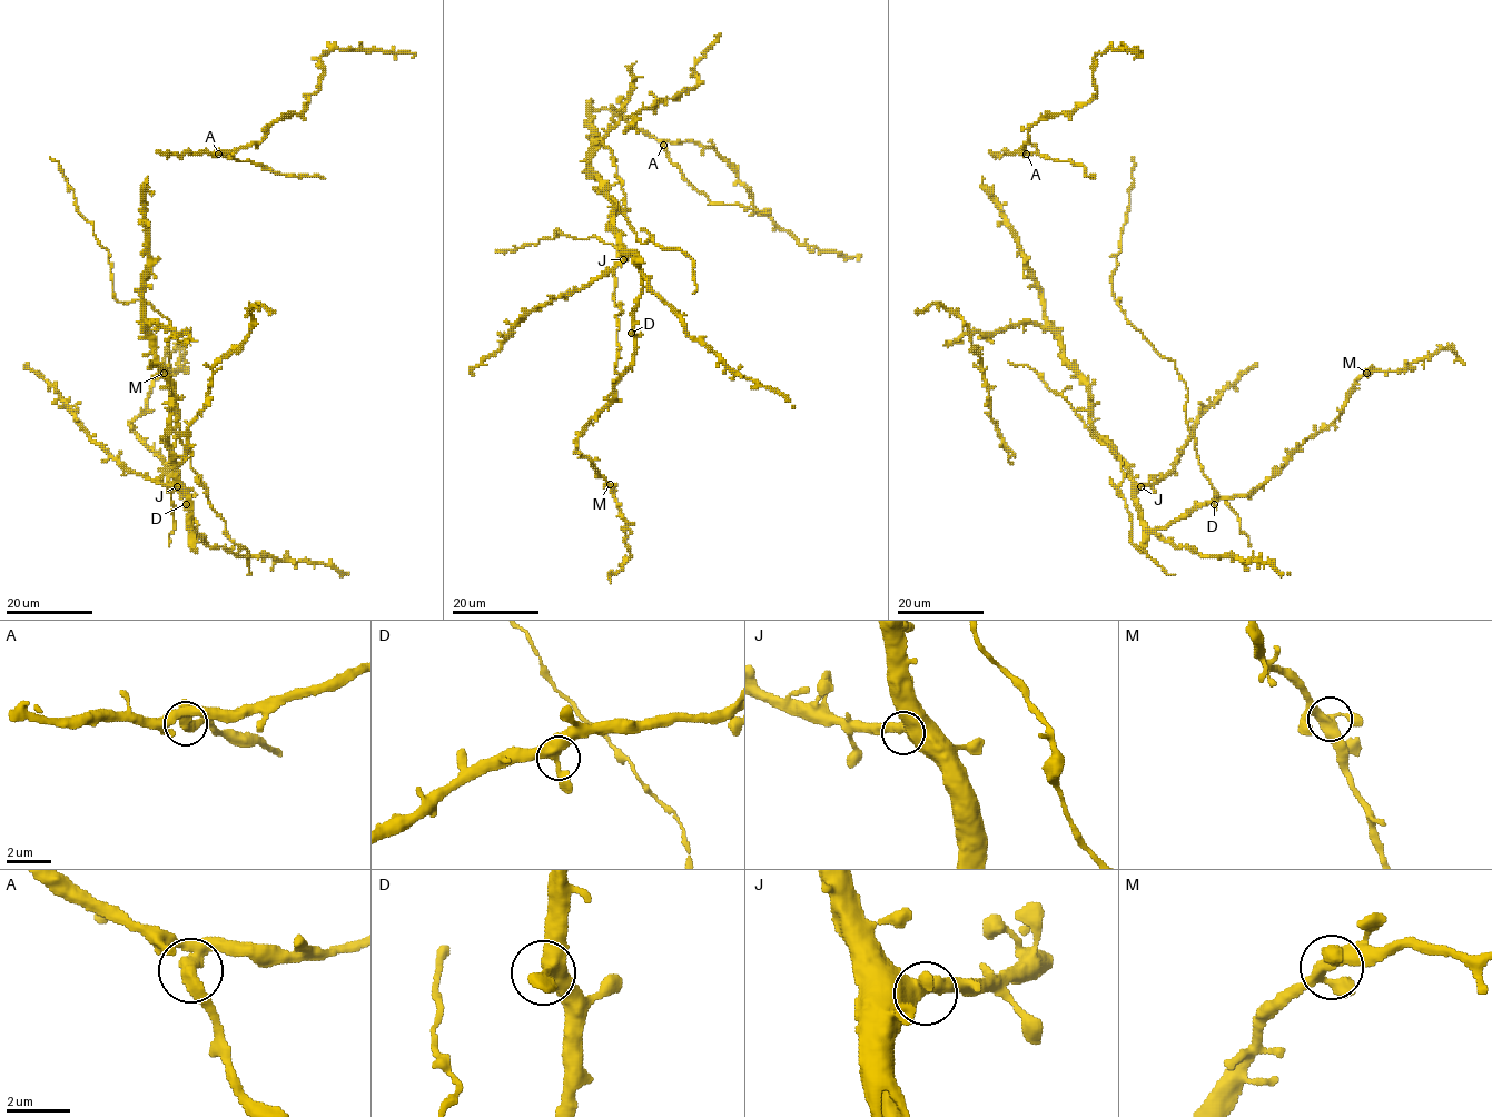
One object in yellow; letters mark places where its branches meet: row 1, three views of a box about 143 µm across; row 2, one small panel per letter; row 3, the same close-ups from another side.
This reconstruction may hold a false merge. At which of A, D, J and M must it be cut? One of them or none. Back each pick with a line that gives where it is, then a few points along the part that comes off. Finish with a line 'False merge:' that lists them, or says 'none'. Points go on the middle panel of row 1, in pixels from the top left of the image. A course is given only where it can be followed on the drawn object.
A: place (663, 145); course (664, 145), (667, 156), (682, 177), (712, 203), (740, 205), (770, 214)
False merge: A

